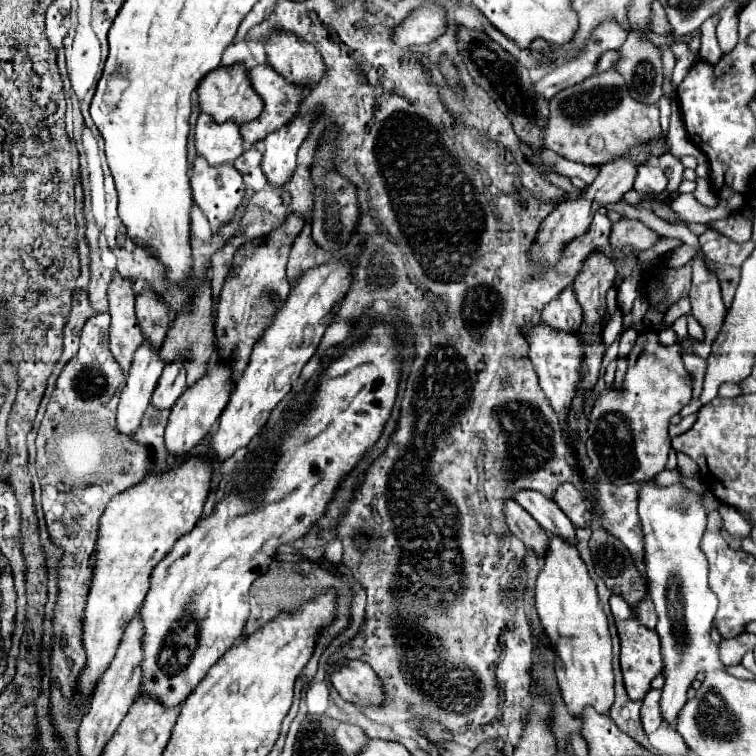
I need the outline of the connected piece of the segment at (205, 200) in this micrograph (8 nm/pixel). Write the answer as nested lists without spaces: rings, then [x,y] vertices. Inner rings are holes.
[[[202,156],[194,160],[192,174],[190,174],[190,186],[192,186],[192,196],[194,202],[200,206],[200,210],[206,214],[210,220],[212,230],[218,230],[222,224],[226,224],[232,216],[238,204],[244,198],[244,182],[242,174],[232,166],[232,164],[220,164],[220,166],[210,166]]]

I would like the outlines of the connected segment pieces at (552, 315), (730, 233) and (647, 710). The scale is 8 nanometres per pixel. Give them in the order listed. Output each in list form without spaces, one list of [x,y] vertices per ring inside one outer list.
[[[564,290],[556,302],[550,302],[542,312],[542,320],[554,330],[576,332],[576,328],[582,324],[582,310],[572,290]]]
[[[732,214],[730,218],[710,222],[710,228],[718,230],[720,234],[728,236],[730,240],[742,244],[742,242],[748,242],[752,236],[752,218],[742,216],[742,214]]]
[[[650,690],[644,696],[644,706],[642,706],[642,724],[644,724],[644,732],[650,734],[654,732],[658,726],[664,724],[664,718],[660,714],[660,694],[662,690]]]

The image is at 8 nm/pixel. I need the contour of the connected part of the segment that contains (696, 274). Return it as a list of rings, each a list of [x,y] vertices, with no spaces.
[[[702,254],[694,256],[692,262],[692,316],[700,322],[700,326],[706,332],[704,342],[694,342],[692,338],[684,342],[686,348],[694,348],[694,352],[702,358],[708,358],[712,350],[712,342],[716,340],[716,332],[720,332],[720,326],[726,316],[726,308],[720,296],[720,284],[718,278],[710,272],[710,268],[704,262]]]

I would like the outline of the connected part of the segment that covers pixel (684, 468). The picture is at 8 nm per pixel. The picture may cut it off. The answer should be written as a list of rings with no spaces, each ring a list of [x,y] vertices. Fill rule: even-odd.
[[[678,452],[678,468],[688,478],[696,478],[698,476],[698,464],[692,458],[688,458],[686,454],[682,454],[682,452]]]

